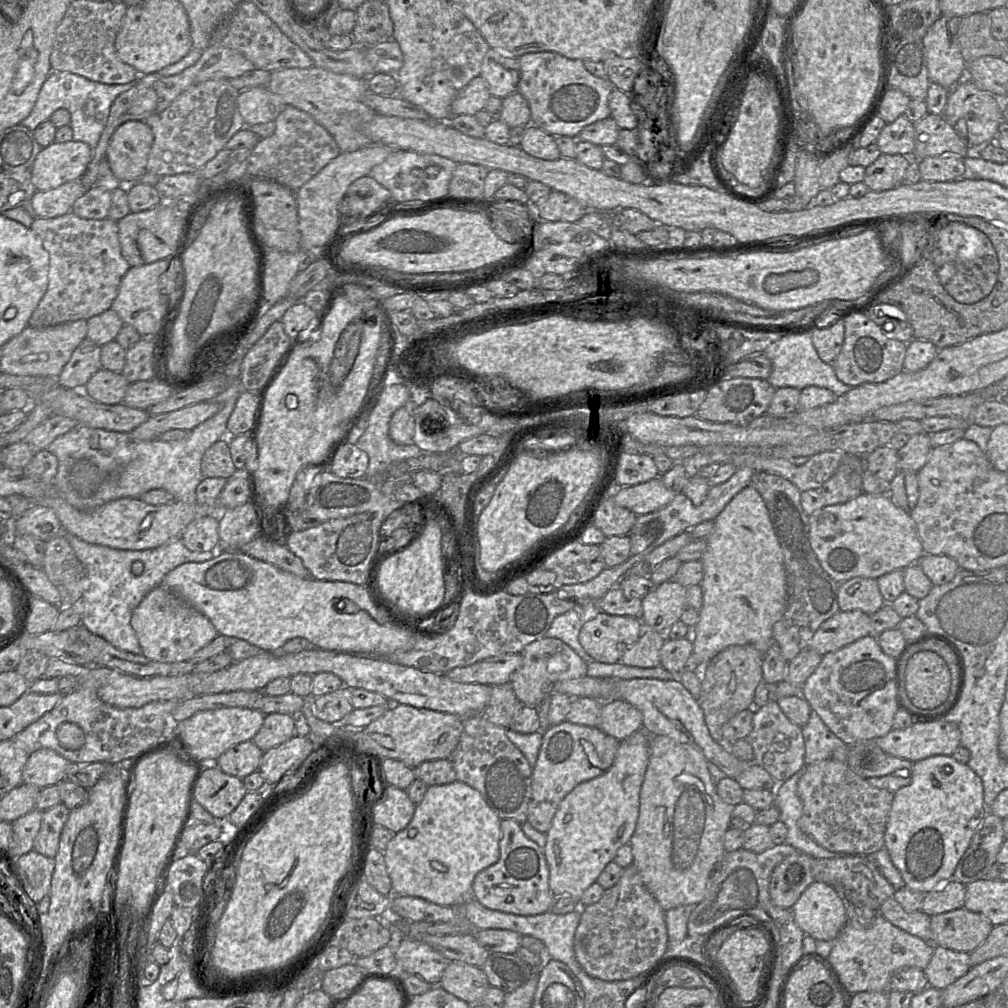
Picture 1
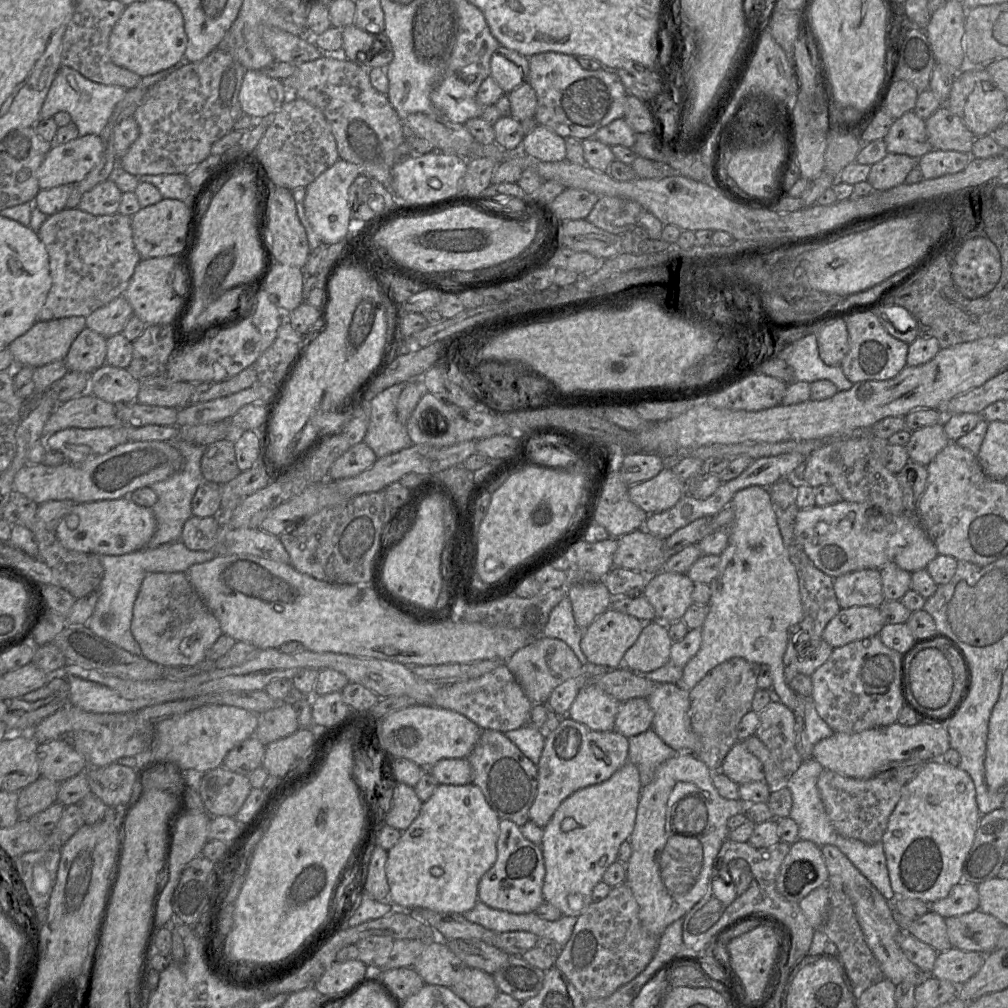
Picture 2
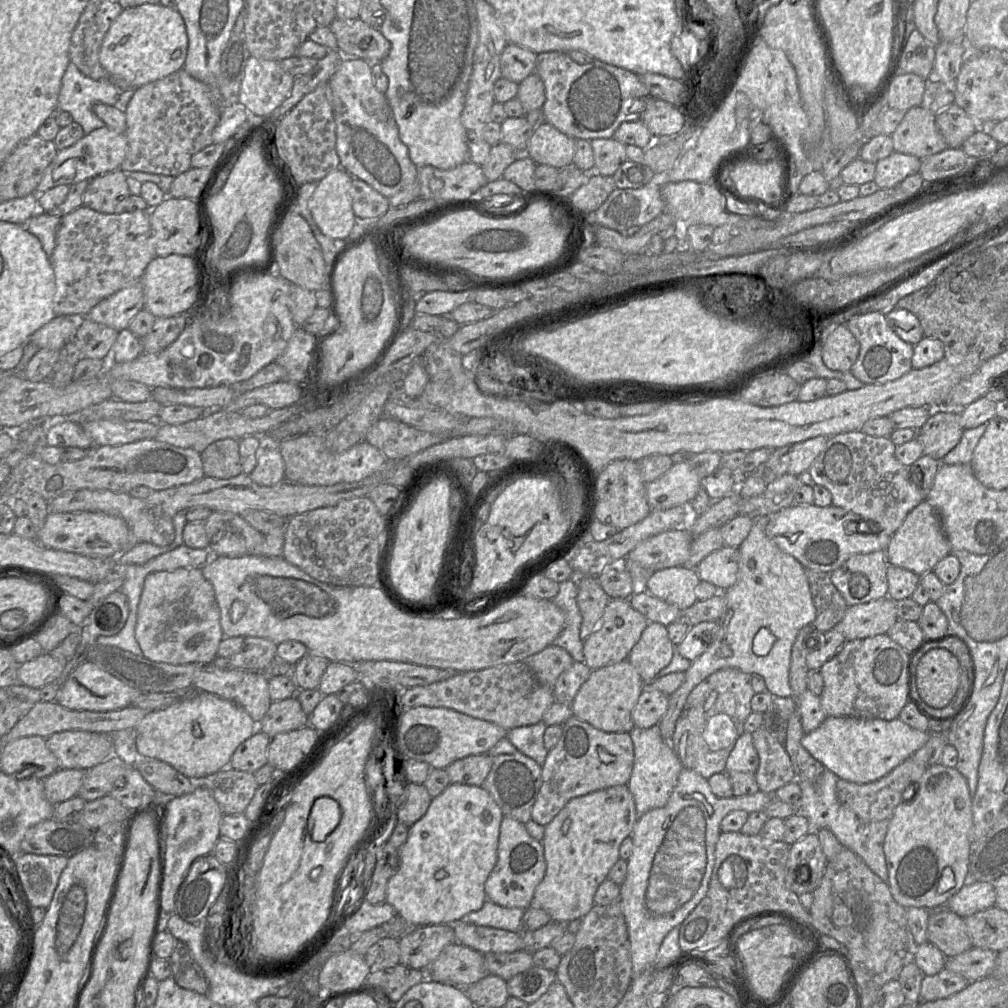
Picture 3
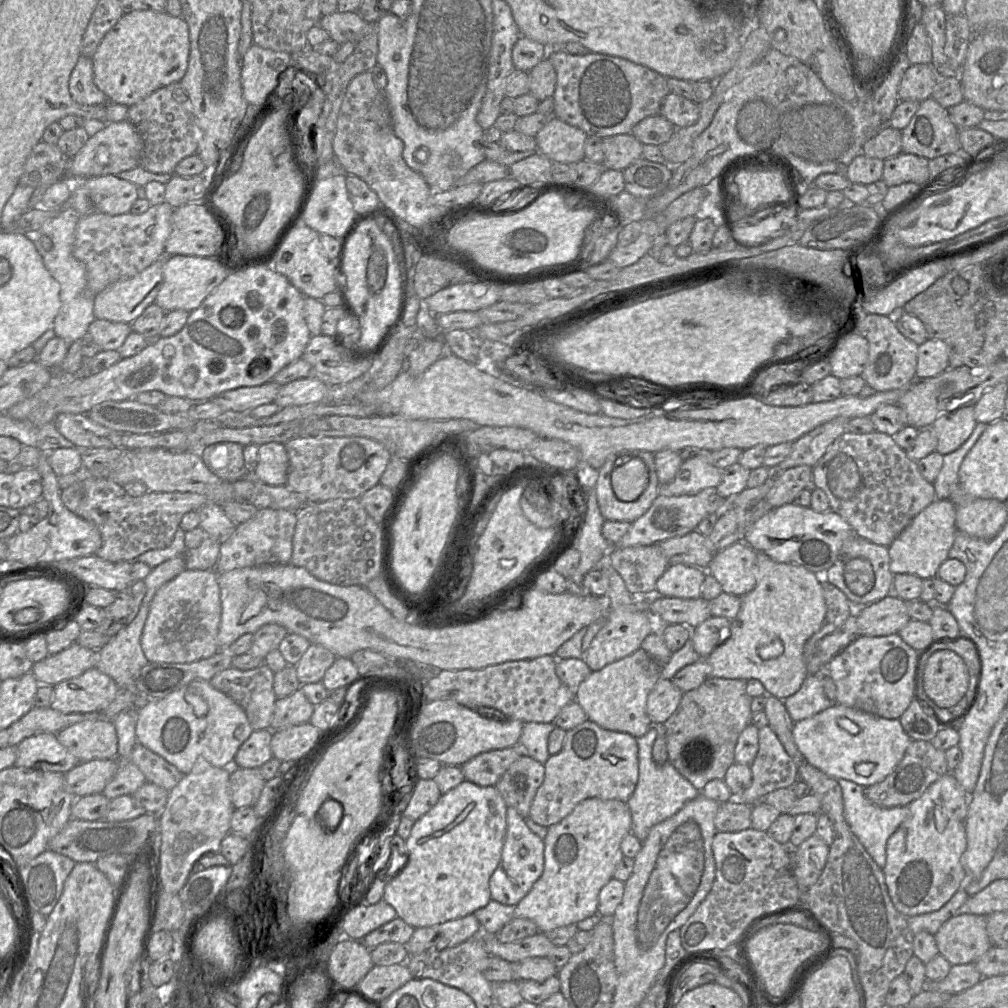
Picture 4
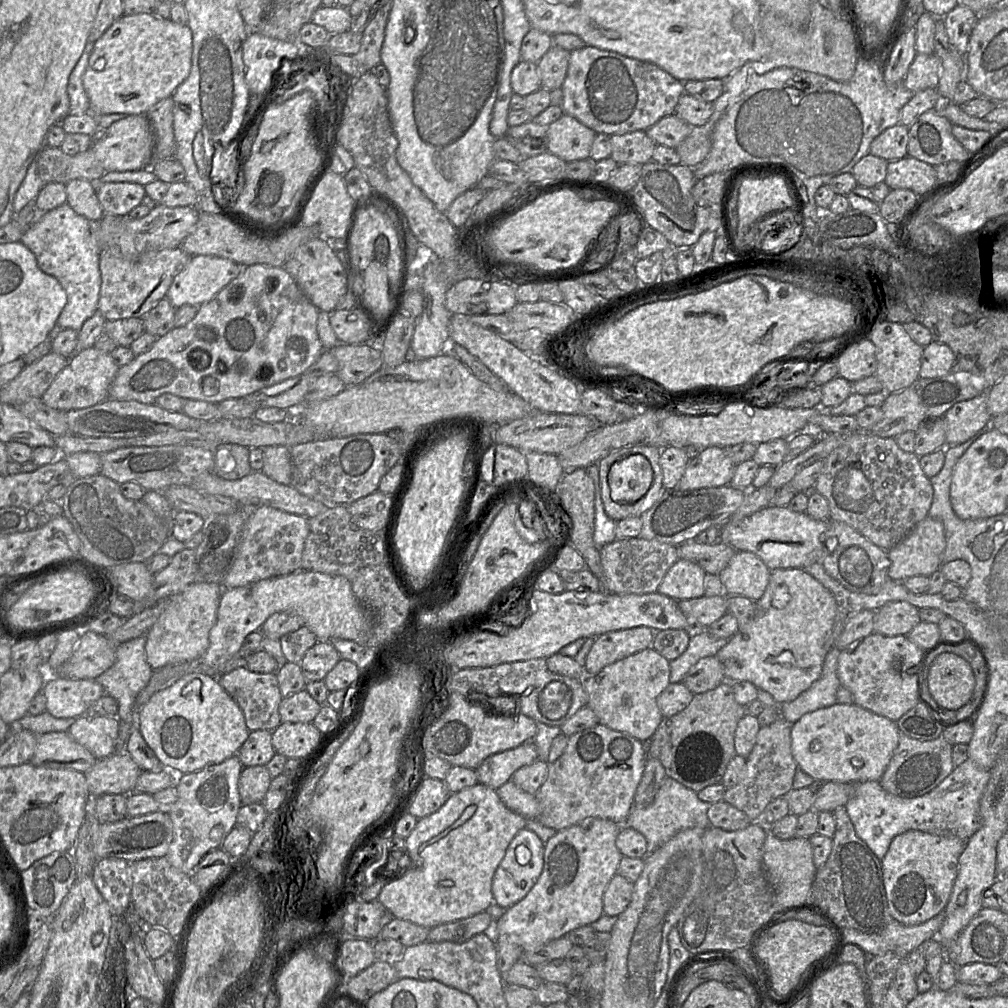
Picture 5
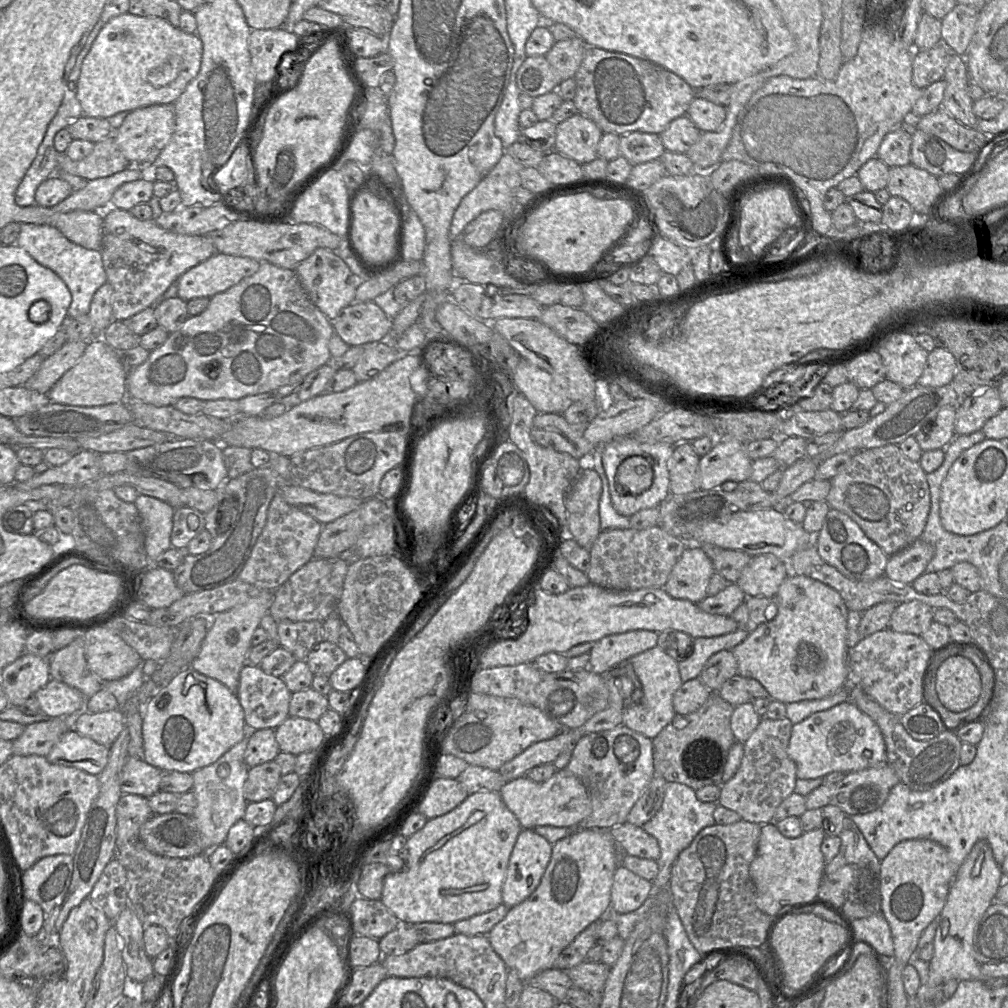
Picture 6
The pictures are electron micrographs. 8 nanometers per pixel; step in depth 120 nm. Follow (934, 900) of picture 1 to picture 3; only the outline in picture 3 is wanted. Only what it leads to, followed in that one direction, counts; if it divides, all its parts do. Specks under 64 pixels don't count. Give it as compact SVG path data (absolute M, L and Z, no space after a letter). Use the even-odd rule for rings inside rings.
M969 880L945 905L951 912L965 918L995 904L996 892L992 882Z

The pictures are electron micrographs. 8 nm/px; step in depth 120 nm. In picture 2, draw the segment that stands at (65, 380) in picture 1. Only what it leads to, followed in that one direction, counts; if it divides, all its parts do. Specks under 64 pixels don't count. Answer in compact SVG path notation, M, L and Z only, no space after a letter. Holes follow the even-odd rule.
M85 328L73 341L64 359L68 371L92 373L106 364L107 338Z

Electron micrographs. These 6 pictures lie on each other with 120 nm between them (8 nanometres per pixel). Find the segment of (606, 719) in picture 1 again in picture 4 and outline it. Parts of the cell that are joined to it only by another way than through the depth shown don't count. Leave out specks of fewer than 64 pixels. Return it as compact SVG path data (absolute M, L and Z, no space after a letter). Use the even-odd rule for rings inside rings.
M660 679L649 693L646 712L653 726L662 725L678 707L682 692L670 679Z

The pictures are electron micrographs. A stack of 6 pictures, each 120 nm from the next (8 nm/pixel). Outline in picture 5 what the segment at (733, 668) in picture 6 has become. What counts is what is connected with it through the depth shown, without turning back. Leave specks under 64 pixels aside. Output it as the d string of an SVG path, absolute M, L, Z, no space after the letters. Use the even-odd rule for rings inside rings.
M707 656L689 669L682 683L693 694L700 694L716 688L725 680L723 666L718 658Z

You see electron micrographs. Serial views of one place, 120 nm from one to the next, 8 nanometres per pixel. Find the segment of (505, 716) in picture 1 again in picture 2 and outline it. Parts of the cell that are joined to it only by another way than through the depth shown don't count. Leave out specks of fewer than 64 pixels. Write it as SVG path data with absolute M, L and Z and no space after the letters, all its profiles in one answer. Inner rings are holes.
M501 664L478 678L440 686L432 698L432 705L464 715L482 730L502 733L523 727L533 707L506 664Z

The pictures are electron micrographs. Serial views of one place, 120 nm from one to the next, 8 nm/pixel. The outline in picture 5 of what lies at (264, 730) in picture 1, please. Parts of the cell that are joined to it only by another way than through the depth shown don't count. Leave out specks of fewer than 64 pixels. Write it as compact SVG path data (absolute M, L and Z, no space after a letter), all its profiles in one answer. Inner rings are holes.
M305 690L282 699L279 706L281 722L312 723L322 705Z

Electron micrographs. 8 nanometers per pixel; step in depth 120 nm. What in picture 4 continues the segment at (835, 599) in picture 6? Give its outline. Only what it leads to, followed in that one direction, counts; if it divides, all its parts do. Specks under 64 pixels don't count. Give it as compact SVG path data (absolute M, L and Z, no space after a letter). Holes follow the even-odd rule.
M757 552L756 564L757 564L756 586L750 592L746 593L741 597L740 610L735 619L731 621L732 623L729 630L729 636L725 639L724 642L722 642L713 650L707 658L703 659L706 659L706 661L709 663L711 667L709 677L743 679L743 680L749 680L754 678L759 680L763 684L766 690L766 694L784 700L785 698L796 693L800 689L803 681L808 676L806 662L803 655L803 648L805 642L821 628L825 619L826 603L823 595L823 586L822 586L823 577L798 564L776 562L773 559L771 559L768 555L762 552Z

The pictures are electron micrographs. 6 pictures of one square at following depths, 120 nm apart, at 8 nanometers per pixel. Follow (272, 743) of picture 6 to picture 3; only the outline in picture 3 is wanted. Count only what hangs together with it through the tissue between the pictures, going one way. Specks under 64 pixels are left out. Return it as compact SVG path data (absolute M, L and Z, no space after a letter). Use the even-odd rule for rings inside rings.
M257 730L235 750L230 765L236 770L256 772L268 763L267 750L271 738Z

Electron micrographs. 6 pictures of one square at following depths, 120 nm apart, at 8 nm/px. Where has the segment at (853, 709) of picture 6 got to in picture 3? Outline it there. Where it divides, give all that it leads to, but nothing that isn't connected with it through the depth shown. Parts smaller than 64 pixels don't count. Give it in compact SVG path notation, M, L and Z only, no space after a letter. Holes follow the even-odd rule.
M827 717L814 731L803 735L802 746L839 777L857 784L877 781L926 744L931 733L913 729L898 717L893 720Z

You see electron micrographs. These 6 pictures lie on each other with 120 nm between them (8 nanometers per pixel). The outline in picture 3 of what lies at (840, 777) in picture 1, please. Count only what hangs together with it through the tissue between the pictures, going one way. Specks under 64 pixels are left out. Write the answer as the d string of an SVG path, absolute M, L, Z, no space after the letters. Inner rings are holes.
M908 758L890 773L874 782L857 784L839 779L836 784L837 799L840 804L853 811L862 821L889 820L895 808L903 802L903 792L910 786L916 786L917 790L917 784L926 769L927 766Z

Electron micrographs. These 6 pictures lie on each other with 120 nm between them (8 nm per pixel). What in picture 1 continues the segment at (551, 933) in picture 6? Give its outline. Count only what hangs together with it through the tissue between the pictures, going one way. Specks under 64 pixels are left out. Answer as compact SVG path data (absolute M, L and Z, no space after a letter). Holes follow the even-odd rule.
M640 729L620 741L609 770L578 784L561 801L546 833L546 845L543 849L549 868L549 888L555 897L568 893L580 900L584 891L596 882L606 865L613 861L617 850L629 844L639 815L640 789L648 766L651 737L644 729Z

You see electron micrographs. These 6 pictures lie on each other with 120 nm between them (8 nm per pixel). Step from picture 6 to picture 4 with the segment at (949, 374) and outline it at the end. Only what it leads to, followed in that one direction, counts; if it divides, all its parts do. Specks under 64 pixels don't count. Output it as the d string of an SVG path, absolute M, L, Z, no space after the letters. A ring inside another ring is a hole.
M927 339L918 347L916 379L937 376L949 369L948 346L940 339Z

